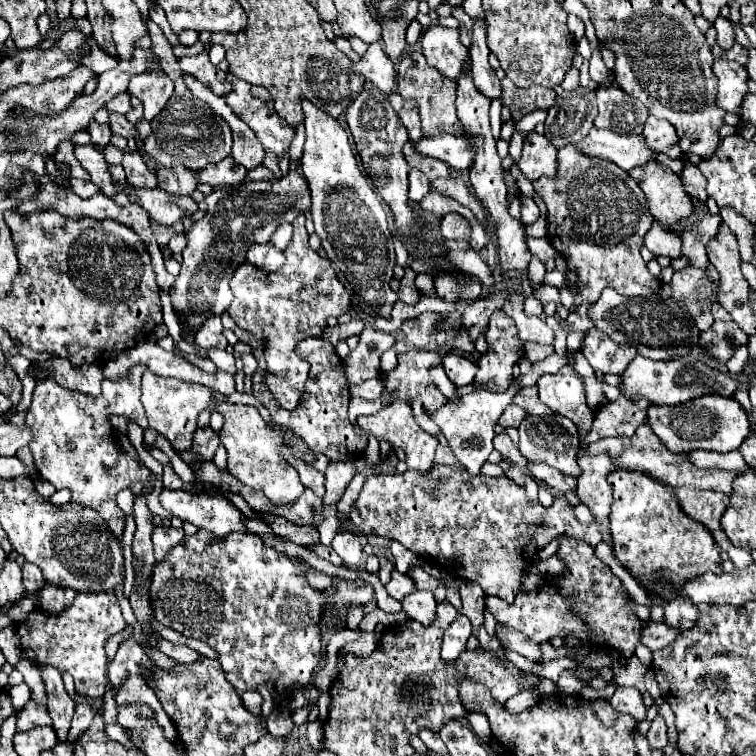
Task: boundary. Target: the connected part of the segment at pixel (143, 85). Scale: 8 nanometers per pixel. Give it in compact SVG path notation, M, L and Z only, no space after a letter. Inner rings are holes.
M154 70L150 74L132 76L128 92L144 104L144 118L152 120L172 96L174 84L162 70Z

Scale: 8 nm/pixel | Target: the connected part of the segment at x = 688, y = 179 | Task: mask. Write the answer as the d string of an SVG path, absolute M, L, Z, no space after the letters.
M682 156L682 160L684 160L684 168L680 172L682 186L692 200L696 200L698 204L704 204L706 202L706 180L700 174L700 170L686 156Z

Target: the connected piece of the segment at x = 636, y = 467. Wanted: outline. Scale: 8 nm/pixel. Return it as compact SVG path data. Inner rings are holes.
M648 424L640 426L632 438L628 436L614 436L614 438L602 438L598 442L592 442L586 446L586 454L608 454L614 468L618 470L630 470L630 472L644 472L650 478L674 486L674 488L690 488L690 490L718 490L722 494L732 494L732 482L734 474L726 470L698 470L686 454L672 454L660 440L658 436L650 430Z

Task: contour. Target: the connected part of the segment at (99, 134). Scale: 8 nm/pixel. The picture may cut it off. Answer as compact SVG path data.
M94 120L94 122L90 122L87 131L91 136L91 142L93 144L105 147L111 140L112 131L107 124L99 124Z

